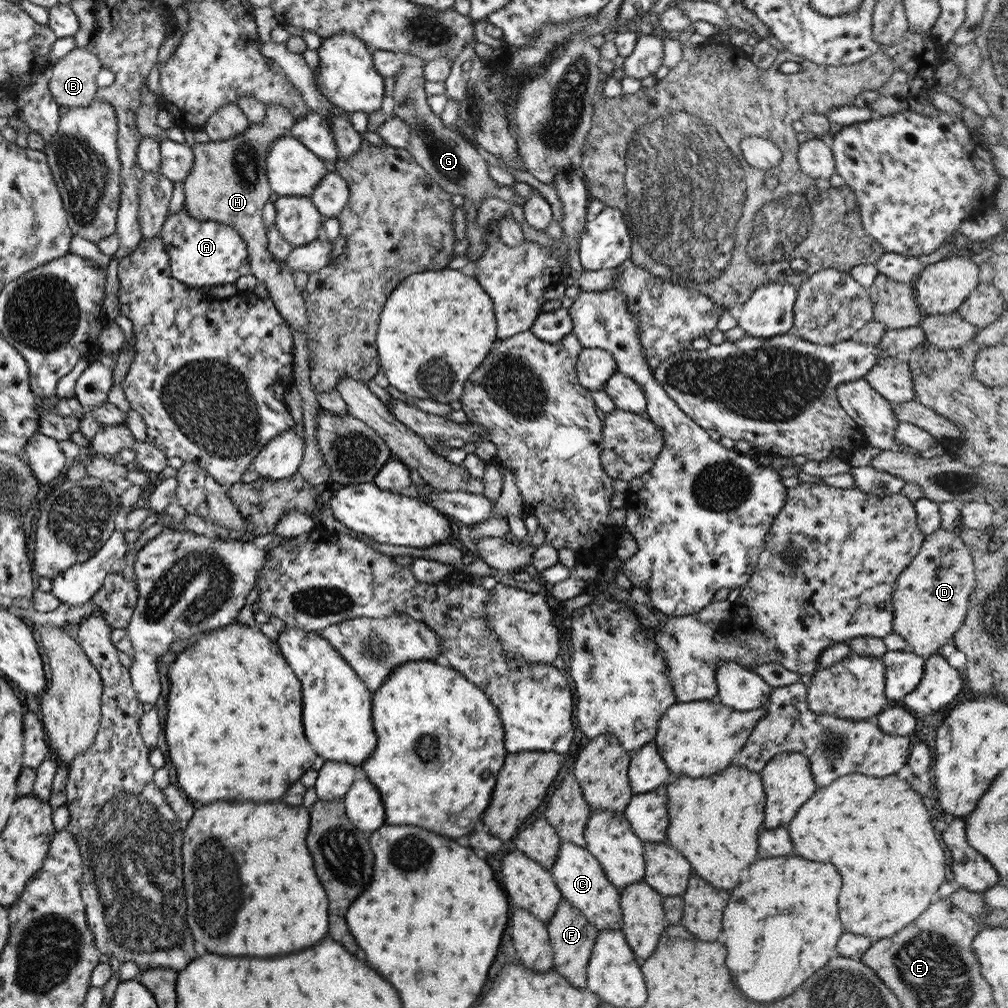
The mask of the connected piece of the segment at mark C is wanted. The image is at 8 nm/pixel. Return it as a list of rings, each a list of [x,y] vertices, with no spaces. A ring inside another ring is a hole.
[[[561,841],[549,871],[562,898],[575,907],[597,932],[620,928],[622,916],[618,903],[619,890],[607,882],[597,859],[585,847]]]

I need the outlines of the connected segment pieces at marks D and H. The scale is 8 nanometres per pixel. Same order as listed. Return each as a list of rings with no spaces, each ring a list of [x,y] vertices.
[[[956,523],[950,530],[939,527],[931,534],[925,535],[915,557],[897,575],[894,582],[895,587],[891,595],[893,633],[907,641],[912,653],[924,659],[937,655],[939,647],[958,631],[968,609],[969,595],[976,585],[974,563],[967,545],[959,536],[960,531],[961,528]]]
[[[267,103],[263,120],[256,125],[249,126],[240,134],[232,136],[222,141],[207,141],[206,143],[195,143],[192,146],[193,162],[189,174],[181,181],[184,194],[183,210],[195,220],[214,220],[233,227],[246,244],[250,273],[255,277],[256,283],[265,285],[267,299],[270,299],[275,306],[275,311],[283,317],[288,324],[291,336],[297,331],[307,331],[307,316],[305,316],[305,306],[300,292],[295,289],[292,274],[287,272],[287,265],[284,261],[277,262],[272,259],[268,251],[268,241],[266,240],[265,226],[261,219],[261,209],[267,200],[273,199],[273,193],[268,185],[265,174],[265,161],[268,148],[283,136],[290,132],[294,118],[288,108],[281,105]]]

